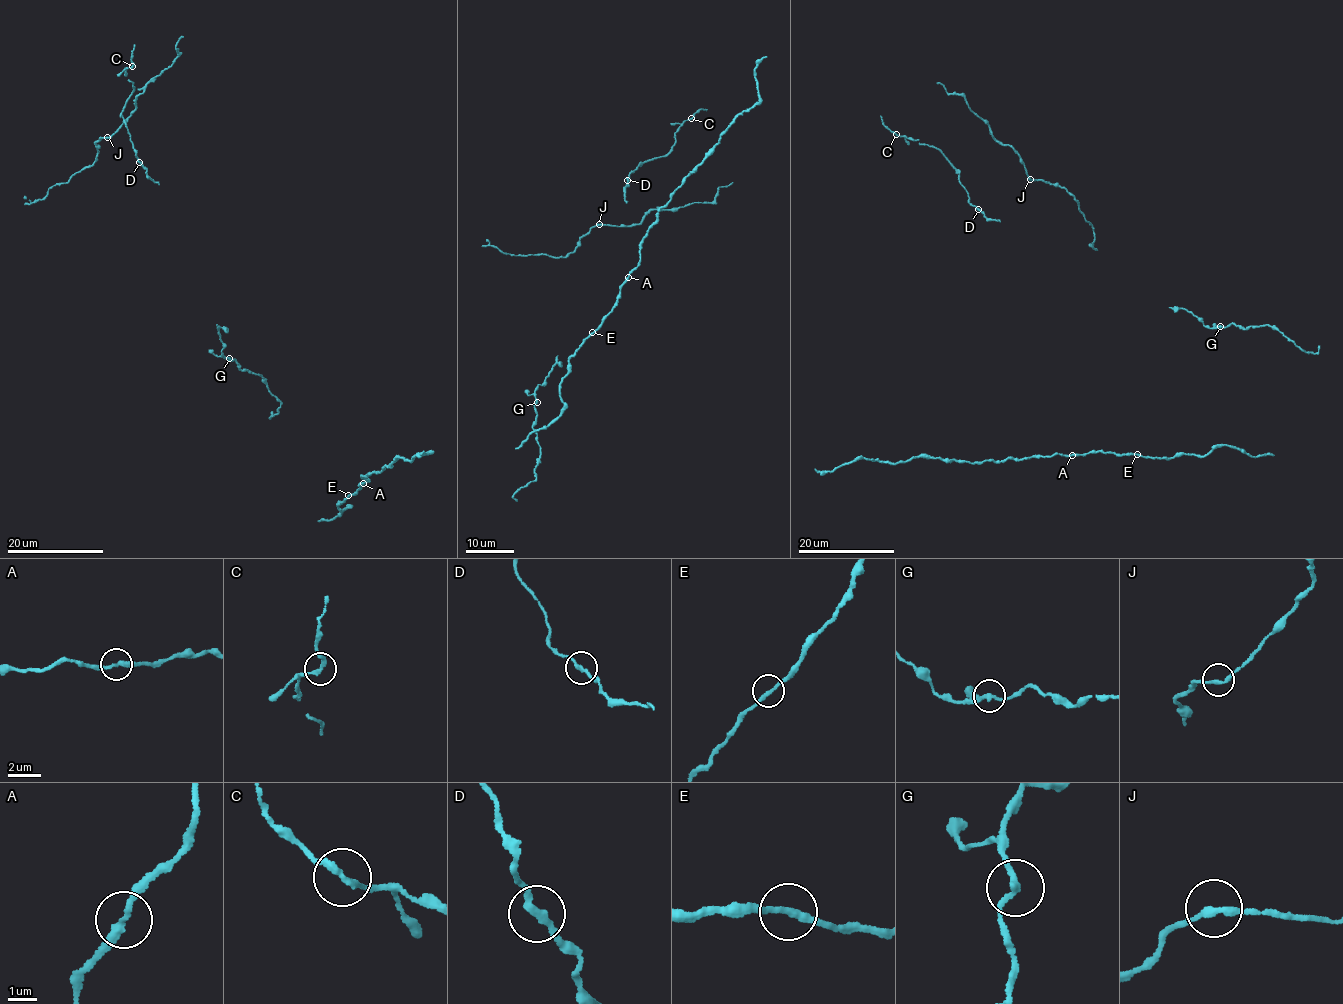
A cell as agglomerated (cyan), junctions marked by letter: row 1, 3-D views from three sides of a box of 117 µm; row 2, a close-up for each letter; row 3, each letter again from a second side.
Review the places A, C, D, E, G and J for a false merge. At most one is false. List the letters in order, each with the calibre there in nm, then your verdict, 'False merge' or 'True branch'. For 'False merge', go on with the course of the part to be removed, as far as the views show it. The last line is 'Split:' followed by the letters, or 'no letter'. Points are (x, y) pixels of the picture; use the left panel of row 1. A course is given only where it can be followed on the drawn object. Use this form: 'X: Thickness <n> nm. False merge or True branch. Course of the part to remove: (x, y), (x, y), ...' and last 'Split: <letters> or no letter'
A: Thickness 240 nm. True branch
C: Thickness 200 nm. True branch
D: Thickness 220 nm. True branch
E: Thickness 240 nm. True branch
G: Thickness 220 nm. True branch
J: Thickness 220 nm. True branch
Split: no letter

